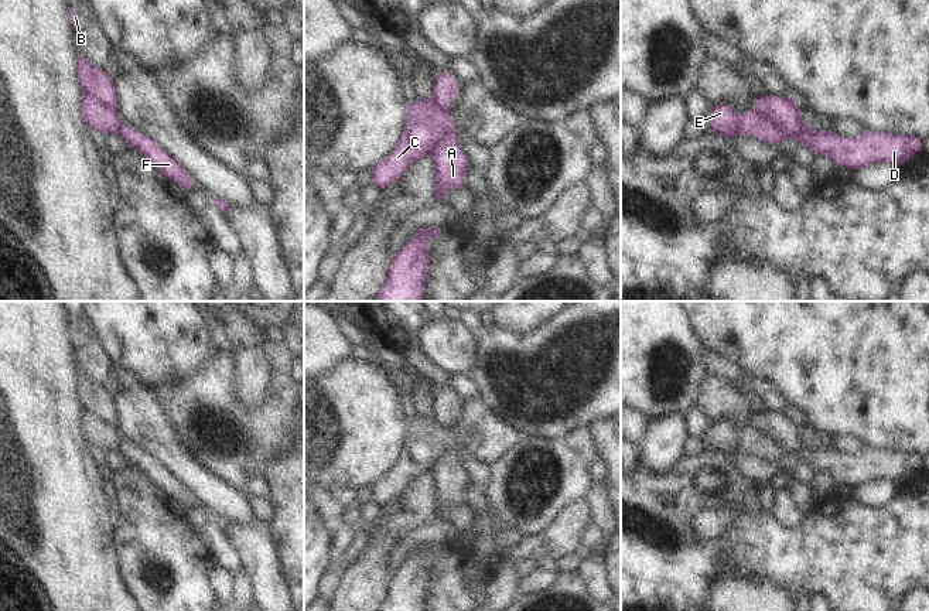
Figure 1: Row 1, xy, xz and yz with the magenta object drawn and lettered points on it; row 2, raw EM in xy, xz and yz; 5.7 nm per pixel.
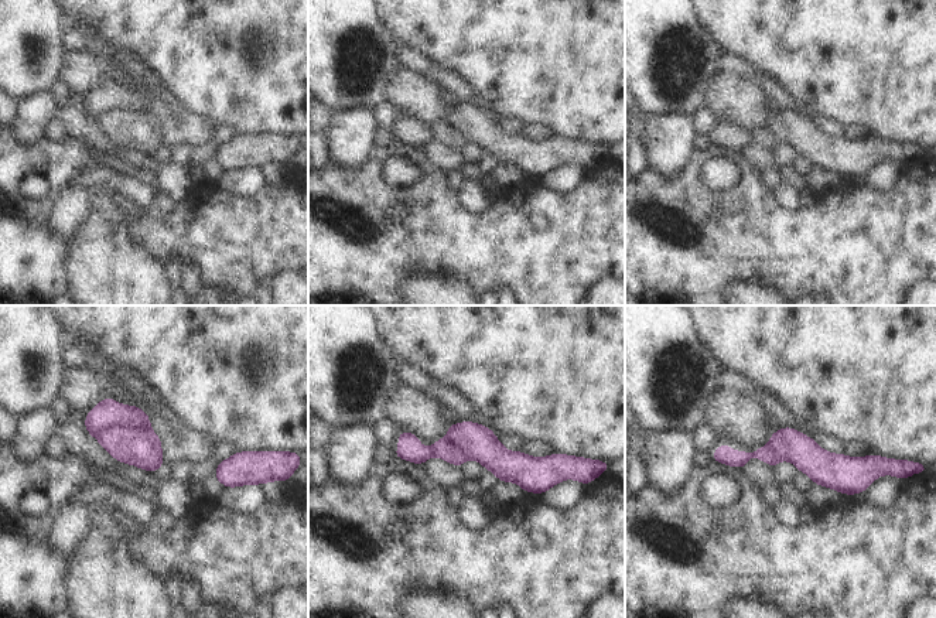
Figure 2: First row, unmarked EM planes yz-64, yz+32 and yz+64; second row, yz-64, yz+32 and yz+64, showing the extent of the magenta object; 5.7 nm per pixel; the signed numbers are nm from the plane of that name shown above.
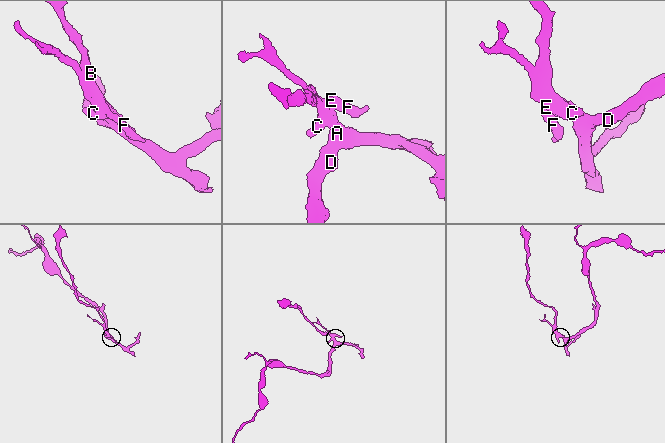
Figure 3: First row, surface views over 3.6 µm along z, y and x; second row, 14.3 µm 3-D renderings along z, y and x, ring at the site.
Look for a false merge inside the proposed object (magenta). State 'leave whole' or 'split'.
split

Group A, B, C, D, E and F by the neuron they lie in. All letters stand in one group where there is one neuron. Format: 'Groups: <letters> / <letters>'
Groups: A B D E F / C.

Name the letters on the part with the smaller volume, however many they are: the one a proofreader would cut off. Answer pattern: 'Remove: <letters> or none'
Remove: C

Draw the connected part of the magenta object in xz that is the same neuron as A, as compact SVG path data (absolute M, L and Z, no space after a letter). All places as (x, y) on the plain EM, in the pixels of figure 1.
M454 450L445 451L431 465L430 474L437 498L434 515L444 519L448 506L465 505L465 492L471 482Z

